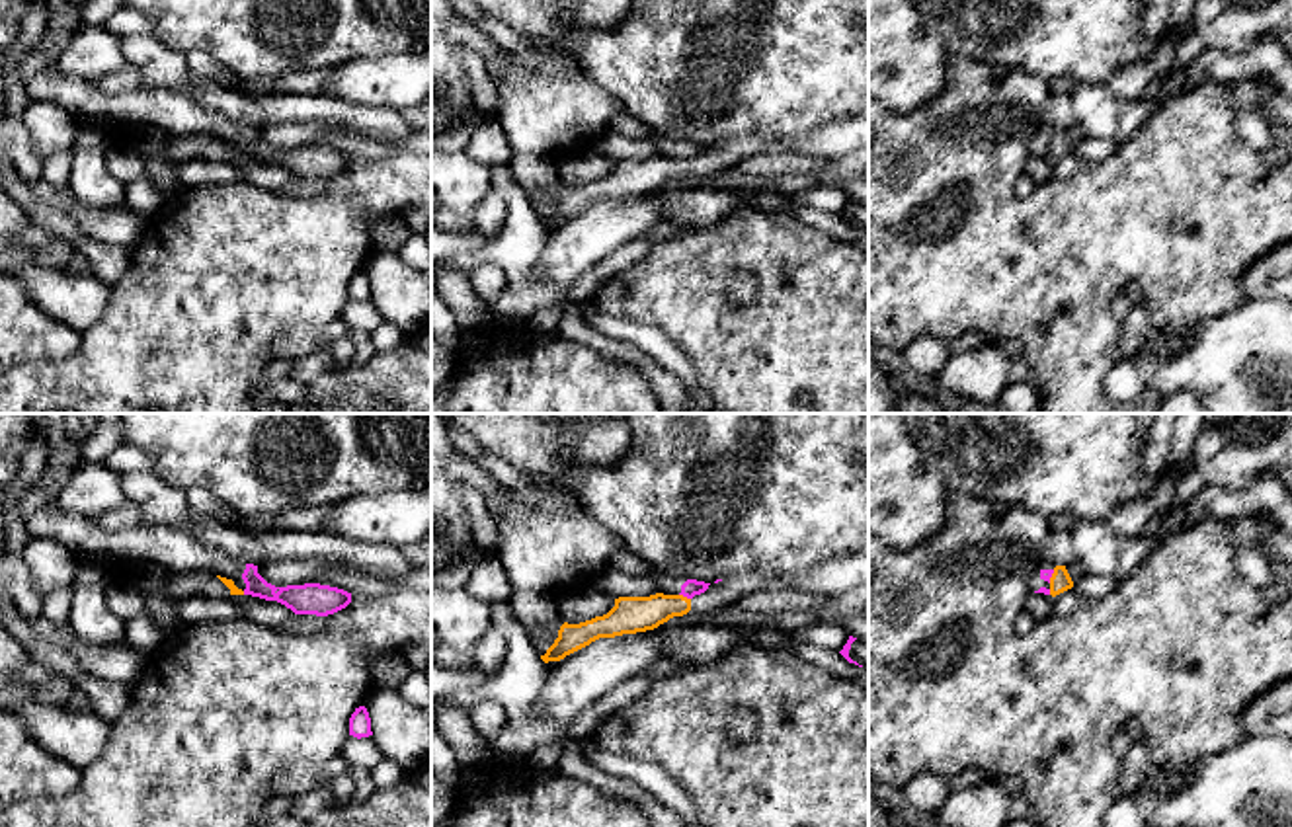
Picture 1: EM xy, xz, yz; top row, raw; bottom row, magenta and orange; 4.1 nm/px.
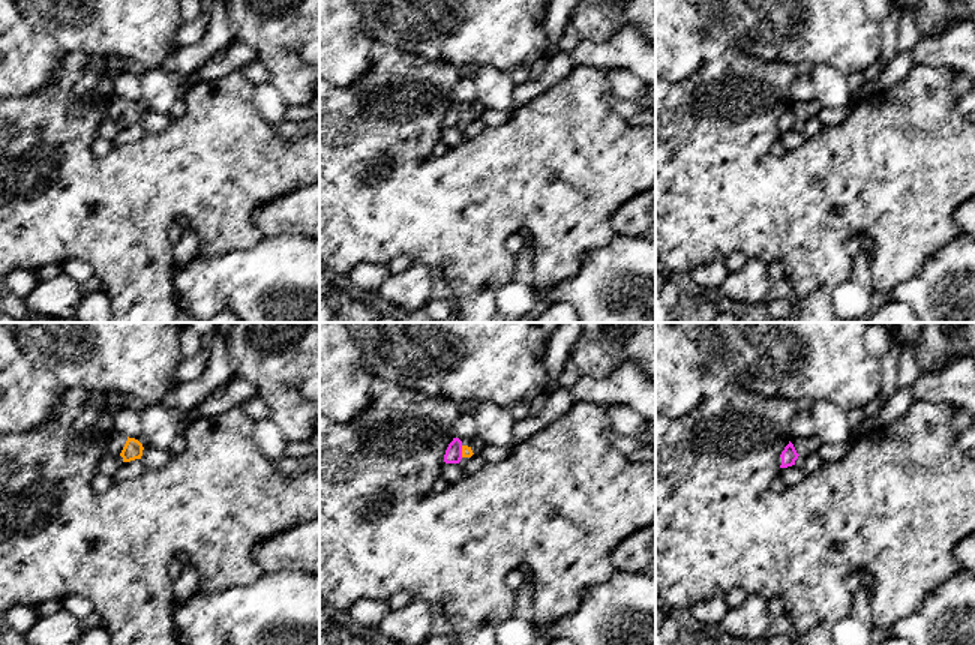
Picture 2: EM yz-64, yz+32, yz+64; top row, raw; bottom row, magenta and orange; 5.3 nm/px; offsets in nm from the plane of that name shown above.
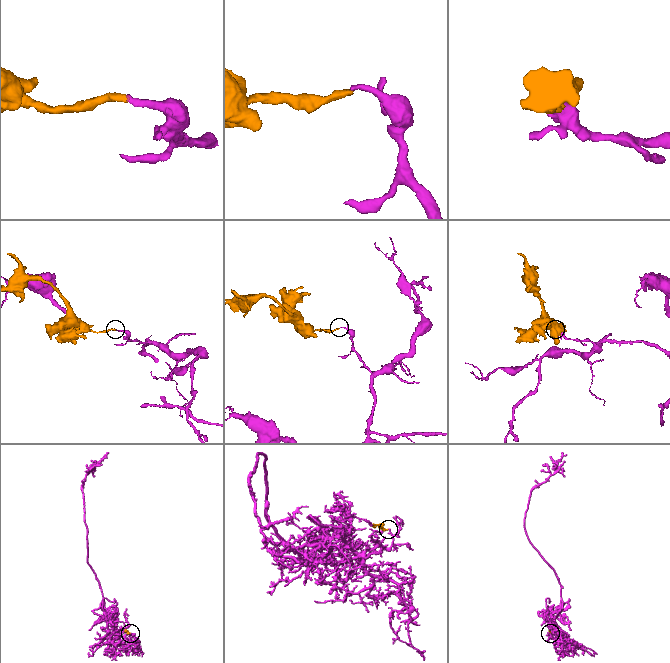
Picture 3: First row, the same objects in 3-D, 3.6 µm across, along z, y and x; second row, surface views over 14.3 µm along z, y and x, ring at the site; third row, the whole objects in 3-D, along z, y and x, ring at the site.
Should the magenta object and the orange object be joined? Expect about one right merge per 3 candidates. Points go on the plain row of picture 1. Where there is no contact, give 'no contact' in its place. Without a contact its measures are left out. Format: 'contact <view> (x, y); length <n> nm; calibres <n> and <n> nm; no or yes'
contact xz (686, 158); length 50 nm; calibres 70 and 150 nm; no

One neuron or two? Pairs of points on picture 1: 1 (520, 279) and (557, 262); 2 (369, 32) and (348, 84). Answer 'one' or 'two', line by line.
1: two
2: two

